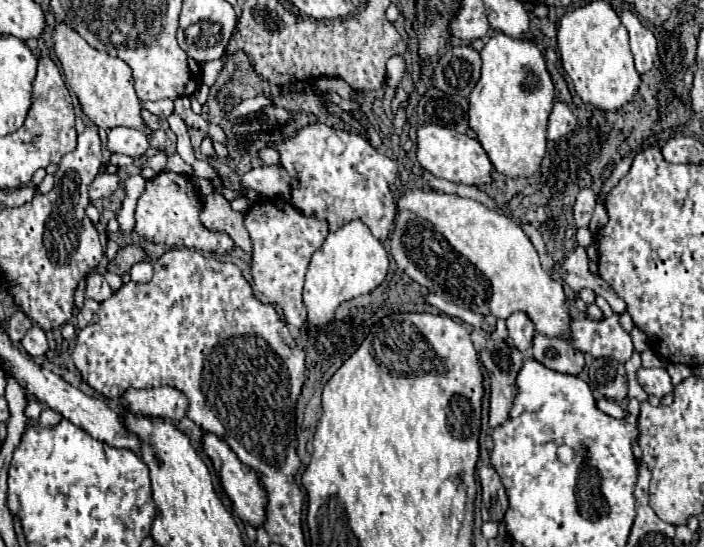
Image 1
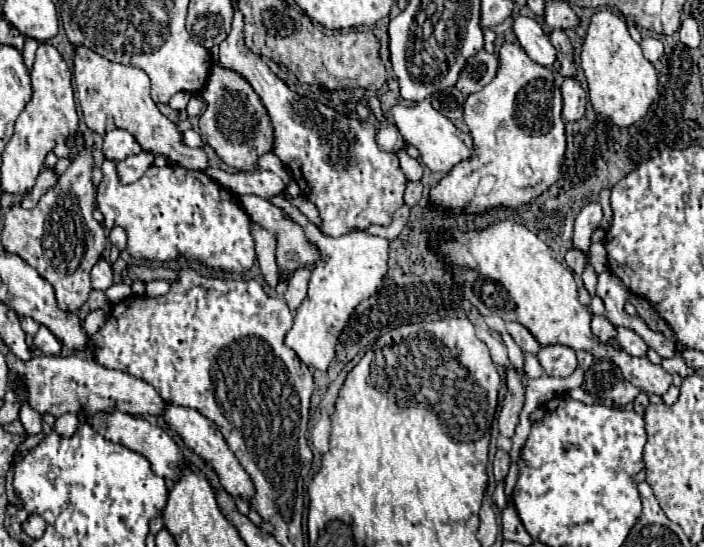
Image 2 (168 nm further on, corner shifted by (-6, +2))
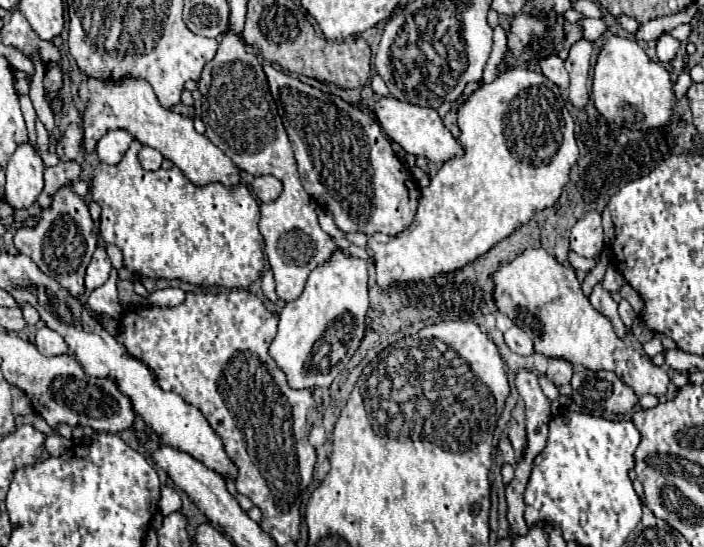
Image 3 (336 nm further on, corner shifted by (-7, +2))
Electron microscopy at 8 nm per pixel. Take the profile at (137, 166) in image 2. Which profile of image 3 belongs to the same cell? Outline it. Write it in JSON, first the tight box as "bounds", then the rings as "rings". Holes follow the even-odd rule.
{"bounds":[137,147,163,171],"rings":[[[141,147],[139,155],[137,155],[139,163],[143,169],[147,171],[155,171],[161,167],[161,161],[163,161],[163,155],[157,151],[157,149],[151,149],[151,147]]]}

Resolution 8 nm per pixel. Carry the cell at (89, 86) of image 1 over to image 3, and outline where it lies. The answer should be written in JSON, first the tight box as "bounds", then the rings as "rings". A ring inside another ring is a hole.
{"bounds":[79,77,239,185],"rings":[[[83,77],[79,85],[79,97],[85,105],[83,113],[83,149],[93,149],[97,141],[109,129],[125,129],[143,145],[149,145],[173,165],[177,165],[195,185],[207,185],[219,181],[223,185],[237,185],[239,183],[239,169],[233,167],[231,159],[223,155],[219,147],[215,147],[205,135],[199,135],[194,128],[194,121],[201,118],[201,93],[199,89],[192,92],[195,100],[195,117],[175,115],[159,105],[153,87],[145,79],[137,77],[119,77],[119,79],[97,79],[97,77]]]}

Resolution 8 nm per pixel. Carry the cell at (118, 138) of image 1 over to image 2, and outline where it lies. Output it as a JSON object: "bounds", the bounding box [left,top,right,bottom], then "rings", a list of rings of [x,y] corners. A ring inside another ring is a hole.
{"bounds":[102,129,140,161],"rings":[[[114,129],[108,131],[104,135],[104,145],[102,145],[102,153],[106,155],[106,159],[110,161],[124,161],[130,155],[140,153],[140,145],[138,141],[126,131],[126,129]]]}

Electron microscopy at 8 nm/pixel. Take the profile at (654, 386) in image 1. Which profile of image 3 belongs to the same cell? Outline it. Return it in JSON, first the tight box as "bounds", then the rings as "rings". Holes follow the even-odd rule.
{"bounds":[493,247,669,395],"rings":[[[543,247],[525,249],[513,261],[501,263],[493,273],[495,309],[515,321],[535,343],[535,351],[547,357],[567,359],[591,371],[613,371],[637,395],[665,395],[669,375],[651,363],[649,357],[637,353],[621,341],[607,317],[597,313],[583,295],[581,285],[571,267],[561,265]]]}

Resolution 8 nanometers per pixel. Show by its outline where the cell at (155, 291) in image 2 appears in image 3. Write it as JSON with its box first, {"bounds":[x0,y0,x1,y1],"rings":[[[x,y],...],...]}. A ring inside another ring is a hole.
{"bounds":[147,287,185,307],"rings":[[[173,287],[153,291],[147,297],[147,301],[151,305],[157,305],[157,307],[161,307],[161,305],[179,305],[179,303],[183,303],[183,299],[185,299],[185,293],[181,289],[173,289]]]}

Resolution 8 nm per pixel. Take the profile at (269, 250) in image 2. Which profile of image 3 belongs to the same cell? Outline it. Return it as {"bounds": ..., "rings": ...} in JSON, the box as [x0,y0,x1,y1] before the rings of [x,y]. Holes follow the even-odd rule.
{"bounds":[261,269,277,301],"rings":[[[267,269],[261,277],[261,289],[263,289],[263,295],[269,299],[269,301],[277,301],[277,293],[275,293],[275,279],[273,279],[273,271]]]}

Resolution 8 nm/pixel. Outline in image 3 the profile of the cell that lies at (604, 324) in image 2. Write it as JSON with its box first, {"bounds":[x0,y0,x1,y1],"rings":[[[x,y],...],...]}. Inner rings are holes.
{"bounds":[589,285,627,337],"rings":[[[595,285],[595,289],[593,289],[593,293],[591,293],[589,301],[591,301],[591,305],[593,305],[599,313],[603,313],[605,317],[609,317],[609,321],[613,323],[615,333],[621,333],[621,337],[625,337],[625,335],[627,335],[625,325],[621,323],[619,313],[617,313],[617,303],[611,299],[611,295],[609,295],[607,291],[603,291],[603,289],[601,289],[601,285]]]}

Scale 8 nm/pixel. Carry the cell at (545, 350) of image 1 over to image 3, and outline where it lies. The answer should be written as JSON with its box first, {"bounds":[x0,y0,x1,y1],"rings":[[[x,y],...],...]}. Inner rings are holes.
{"bounds":[547,359,573,387],"rings":[[[549,359],[549,367],[547,367],[547,377],[559,387],[571,381],[573,377],[573,365],[565,359]]]}

